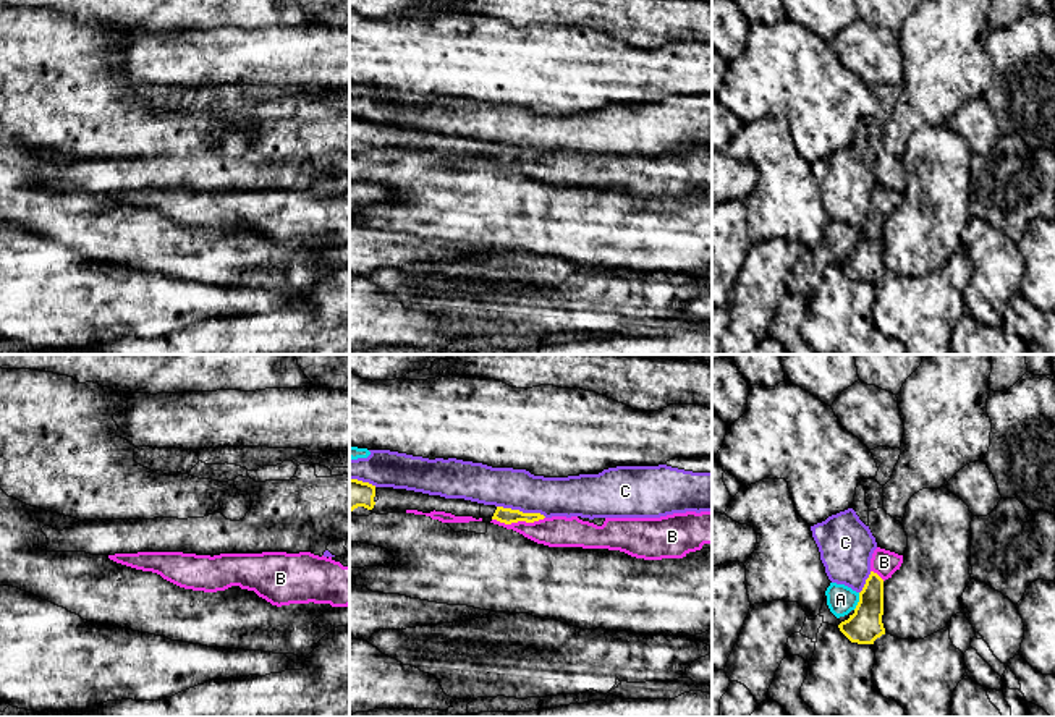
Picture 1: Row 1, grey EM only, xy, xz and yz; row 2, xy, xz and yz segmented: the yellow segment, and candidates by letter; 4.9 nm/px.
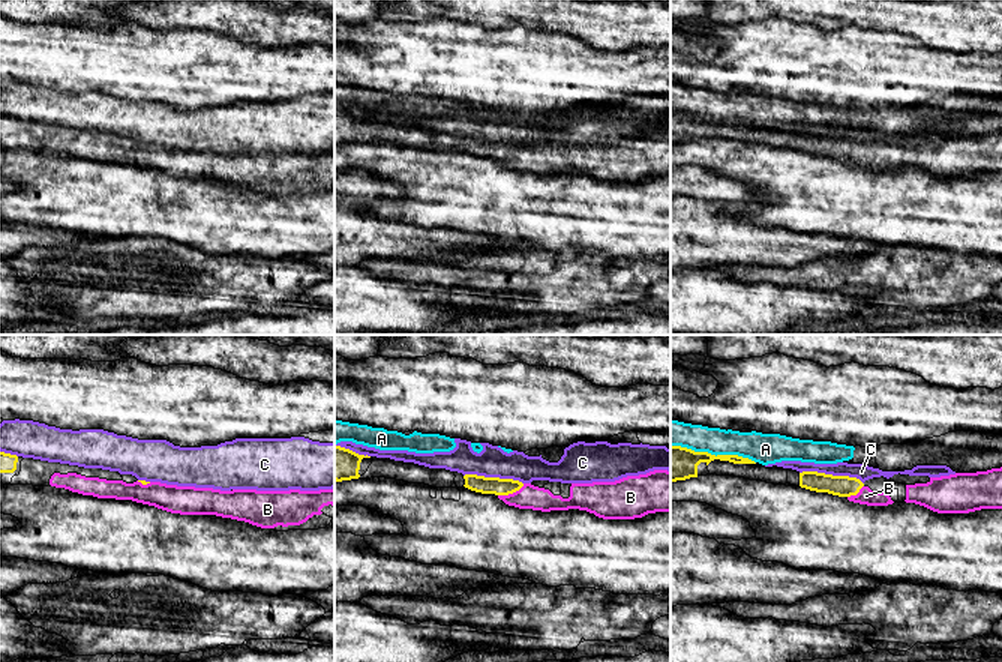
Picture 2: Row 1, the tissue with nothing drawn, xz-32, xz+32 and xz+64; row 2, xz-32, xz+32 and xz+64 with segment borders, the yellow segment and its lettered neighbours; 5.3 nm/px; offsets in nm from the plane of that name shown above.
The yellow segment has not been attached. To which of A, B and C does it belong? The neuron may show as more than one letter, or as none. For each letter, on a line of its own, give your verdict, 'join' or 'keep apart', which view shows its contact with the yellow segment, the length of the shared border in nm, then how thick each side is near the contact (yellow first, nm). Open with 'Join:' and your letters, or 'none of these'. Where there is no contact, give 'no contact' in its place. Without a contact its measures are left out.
Join: B
A: keep apart; meets yellow in yz; contact 90 nm long; 170 nm thick on the yellow side, 140 nm on the other
B: join; meets yellow in xz; contact 260 nm long; 80 nm thick on the yellow side, 160 nm on the other
C: keep apart; meets yellow in xz; contact 260 nm long; 80 nm thick on the yellow side, 200 nm on the other

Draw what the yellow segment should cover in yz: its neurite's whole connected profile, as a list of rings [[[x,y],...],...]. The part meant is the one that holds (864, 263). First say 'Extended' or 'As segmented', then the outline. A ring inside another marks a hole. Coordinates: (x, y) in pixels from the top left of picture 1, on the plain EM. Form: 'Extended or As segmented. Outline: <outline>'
Extended. Outline: [[[877,185],[871,196],[871,212],[859,230],[854,251],[838,262],[840,269],[858,282],[874,282],[885,272],[883,252],[883,218],[900,207],[903,193]]]

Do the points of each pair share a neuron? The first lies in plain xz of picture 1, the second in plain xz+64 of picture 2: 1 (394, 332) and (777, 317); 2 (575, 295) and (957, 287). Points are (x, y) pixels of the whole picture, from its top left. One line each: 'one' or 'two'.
1: one
2: one

